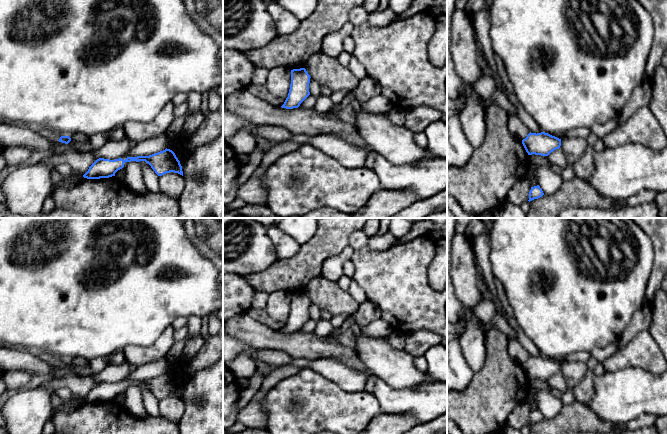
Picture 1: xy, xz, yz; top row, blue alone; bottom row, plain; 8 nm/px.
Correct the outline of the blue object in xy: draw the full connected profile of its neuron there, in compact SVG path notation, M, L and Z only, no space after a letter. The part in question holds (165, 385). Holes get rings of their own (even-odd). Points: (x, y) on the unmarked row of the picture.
M166 372L149 380L127 381L125 384L122 382L115 384L99 382L89 391L83 401L87 403L100 403L115 400L115 397L124 391L125 386L131 385L145 385L158 400L170 396L183 400L180 385L172 374Z

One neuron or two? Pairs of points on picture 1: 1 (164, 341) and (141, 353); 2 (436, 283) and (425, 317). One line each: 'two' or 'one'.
1: one
2: two

